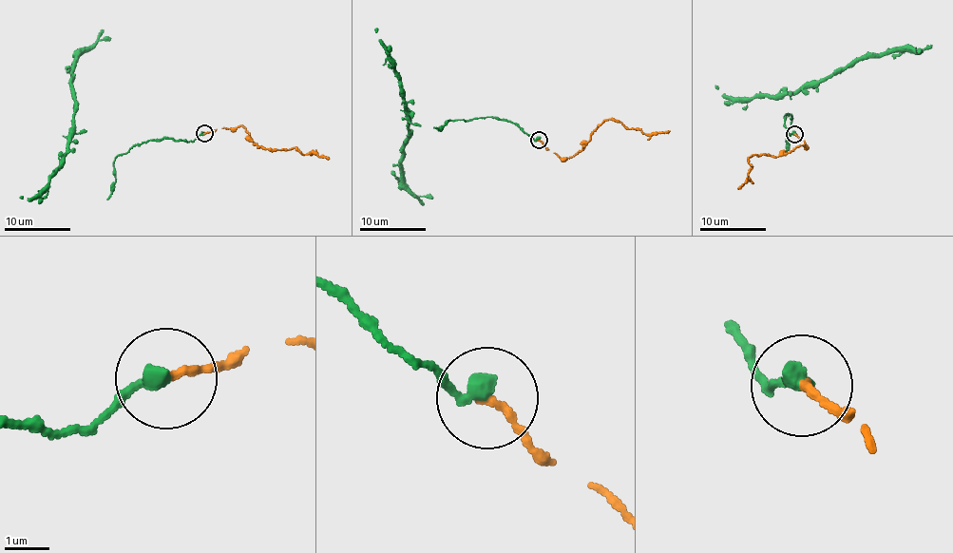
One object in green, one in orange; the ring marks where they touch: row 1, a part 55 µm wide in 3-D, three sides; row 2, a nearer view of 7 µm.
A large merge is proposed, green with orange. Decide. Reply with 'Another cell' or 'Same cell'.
Same cell

